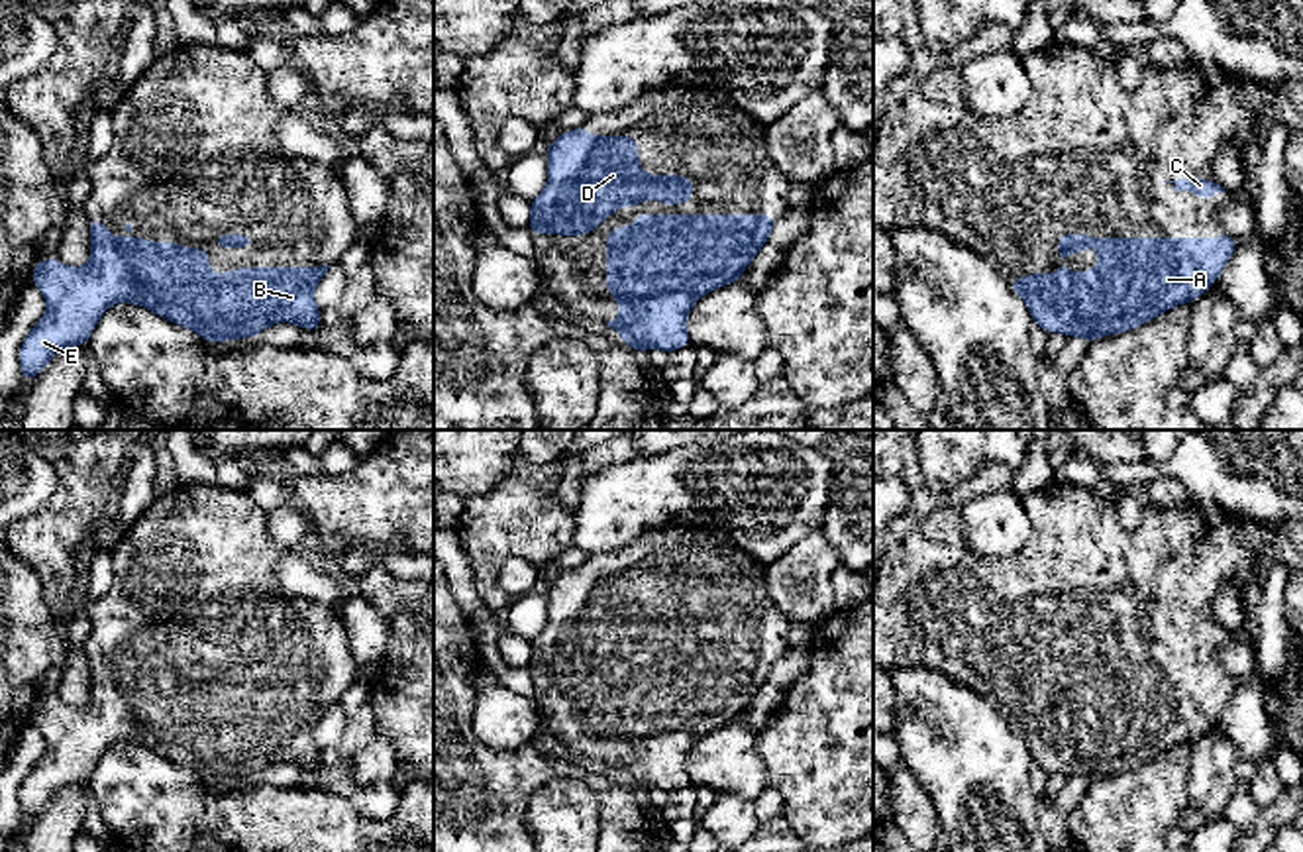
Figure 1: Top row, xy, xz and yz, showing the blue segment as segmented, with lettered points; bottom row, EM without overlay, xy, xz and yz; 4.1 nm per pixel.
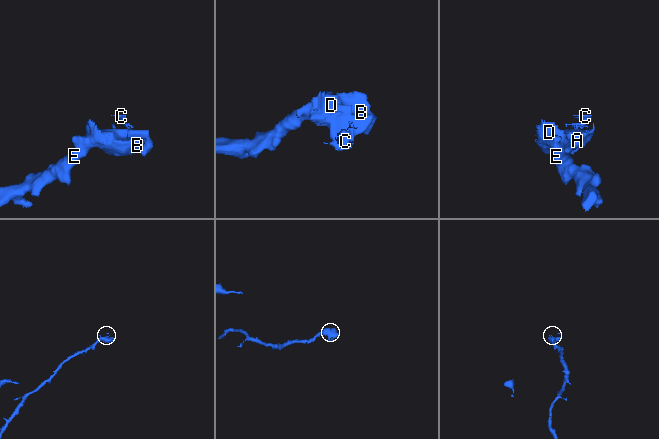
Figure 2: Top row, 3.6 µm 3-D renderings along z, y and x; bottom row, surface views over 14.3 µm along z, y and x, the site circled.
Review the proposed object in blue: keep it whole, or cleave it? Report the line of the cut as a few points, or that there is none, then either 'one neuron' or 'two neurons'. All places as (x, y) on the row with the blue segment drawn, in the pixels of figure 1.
no cut; one neuron

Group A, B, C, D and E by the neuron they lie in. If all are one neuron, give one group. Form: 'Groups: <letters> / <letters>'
Groups: A B C D E

